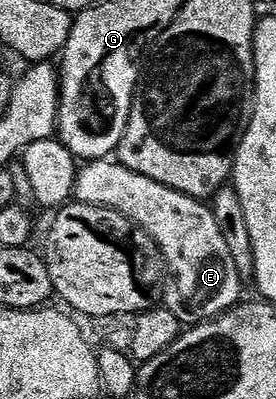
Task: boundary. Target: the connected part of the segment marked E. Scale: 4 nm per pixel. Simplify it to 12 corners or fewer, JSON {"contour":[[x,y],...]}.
{"contour":[[113,158],[74,199],[154,239],[184,325],[238,306],[244,282],[214,212]]}

